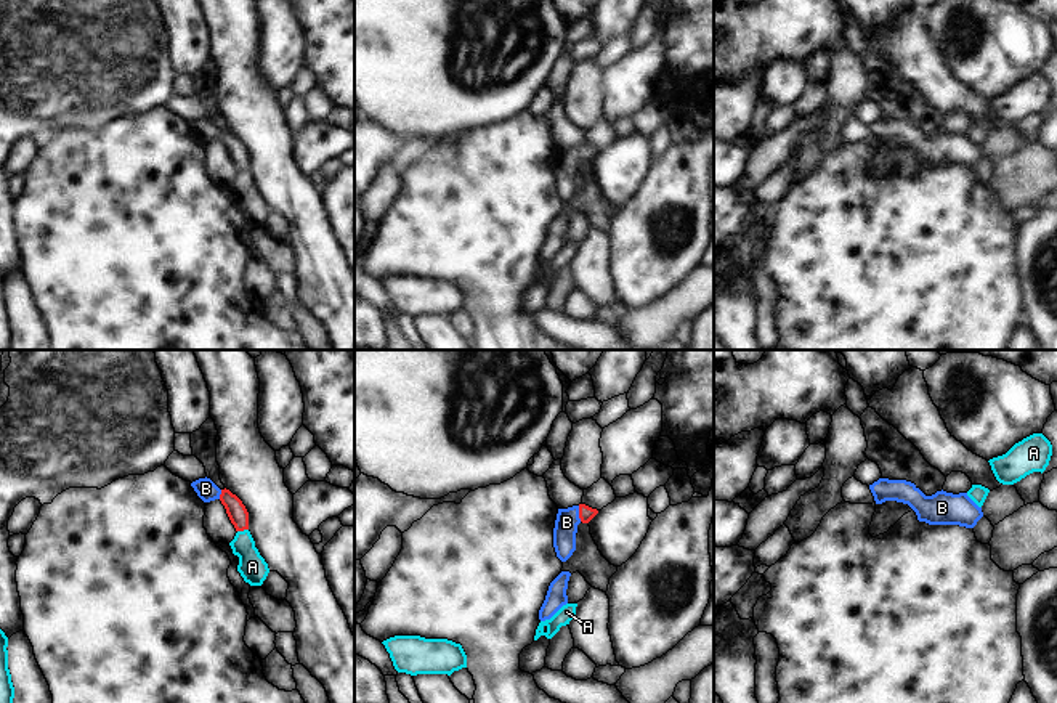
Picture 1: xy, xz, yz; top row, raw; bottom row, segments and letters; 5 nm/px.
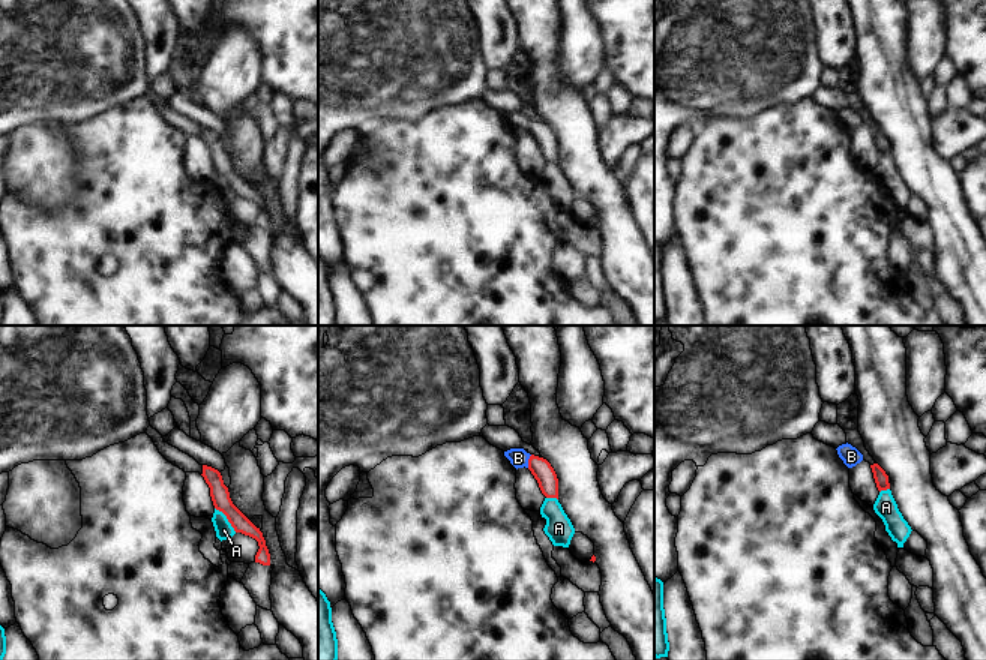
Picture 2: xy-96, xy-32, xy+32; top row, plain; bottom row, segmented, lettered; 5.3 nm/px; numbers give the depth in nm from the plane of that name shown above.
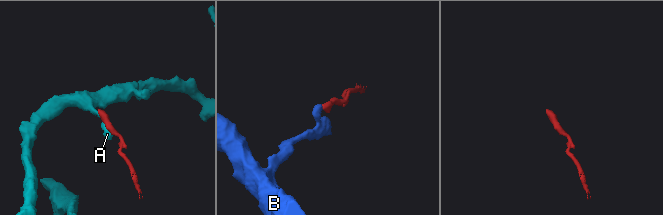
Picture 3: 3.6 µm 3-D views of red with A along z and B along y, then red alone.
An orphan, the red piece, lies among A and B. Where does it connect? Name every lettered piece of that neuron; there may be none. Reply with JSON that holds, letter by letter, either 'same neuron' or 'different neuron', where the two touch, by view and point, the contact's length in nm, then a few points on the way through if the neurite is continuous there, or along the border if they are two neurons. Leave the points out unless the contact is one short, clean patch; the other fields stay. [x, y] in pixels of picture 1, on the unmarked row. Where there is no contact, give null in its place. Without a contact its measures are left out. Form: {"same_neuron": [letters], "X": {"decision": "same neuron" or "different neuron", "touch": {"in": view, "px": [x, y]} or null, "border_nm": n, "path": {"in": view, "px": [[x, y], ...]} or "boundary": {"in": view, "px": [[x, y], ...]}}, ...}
{"same_neuron": ["B"], "A": {"decision": "different neuron", "touch": {"in": "xy", "px": [242, 170]}, "border_nm": 60, "boundary": {"in": "xy", "px": [[247, 169], [238, 172]]}}, "B": {"decision": "same neuron", "touch": {"in": "xz", "px": [579, 154]}, "border_nm": 80}}

